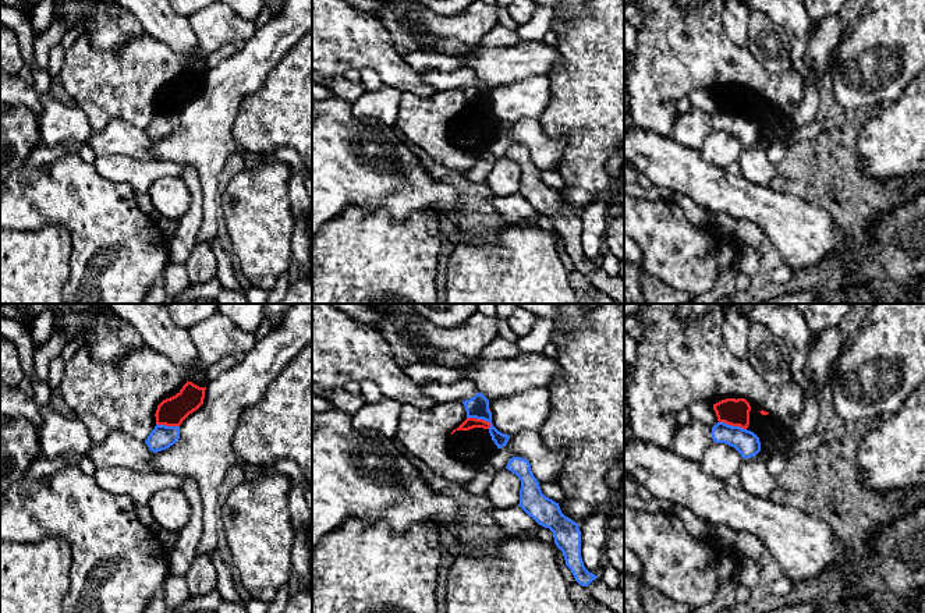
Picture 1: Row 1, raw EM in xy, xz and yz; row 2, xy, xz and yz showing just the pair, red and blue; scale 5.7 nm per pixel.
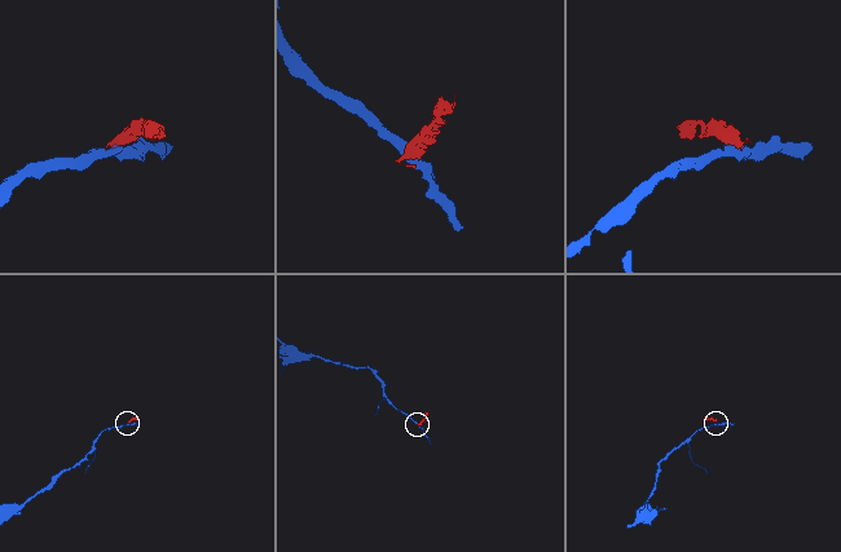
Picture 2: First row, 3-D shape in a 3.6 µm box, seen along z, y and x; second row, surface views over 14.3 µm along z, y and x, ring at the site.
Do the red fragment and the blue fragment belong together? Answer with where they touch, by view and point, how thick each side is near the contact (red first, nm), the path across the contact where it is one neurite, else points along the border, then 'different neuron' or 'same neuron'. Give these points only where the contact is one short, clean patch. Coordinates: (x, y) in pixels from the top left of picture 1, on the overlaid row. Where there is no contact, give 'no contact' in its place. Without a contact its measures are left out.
meets red in xz at (479, 420); 70 nm thick on the red side, 130 nm on the other; border along xz (467, 417), (475, 417), (492, 424); different neuron

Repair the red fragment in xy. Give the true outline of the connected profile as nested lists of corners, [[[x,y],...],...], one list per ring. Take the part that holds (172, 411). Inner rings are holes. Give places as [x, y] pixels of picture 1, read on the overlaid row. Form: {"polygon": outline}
{"polygon": [[[188,382],[173,397],[163,400],[156,410],[156,424],[166,426],[180,426],[182,421],[196,411],[205,398],[206,387],[199,387]]]}

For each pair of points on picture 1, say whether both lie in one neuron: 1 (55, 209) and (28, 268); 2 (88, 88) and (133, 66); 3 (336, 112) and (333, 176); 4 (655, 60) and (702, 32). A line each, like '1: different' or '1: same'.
1: different
2: same
3: same
4: same

